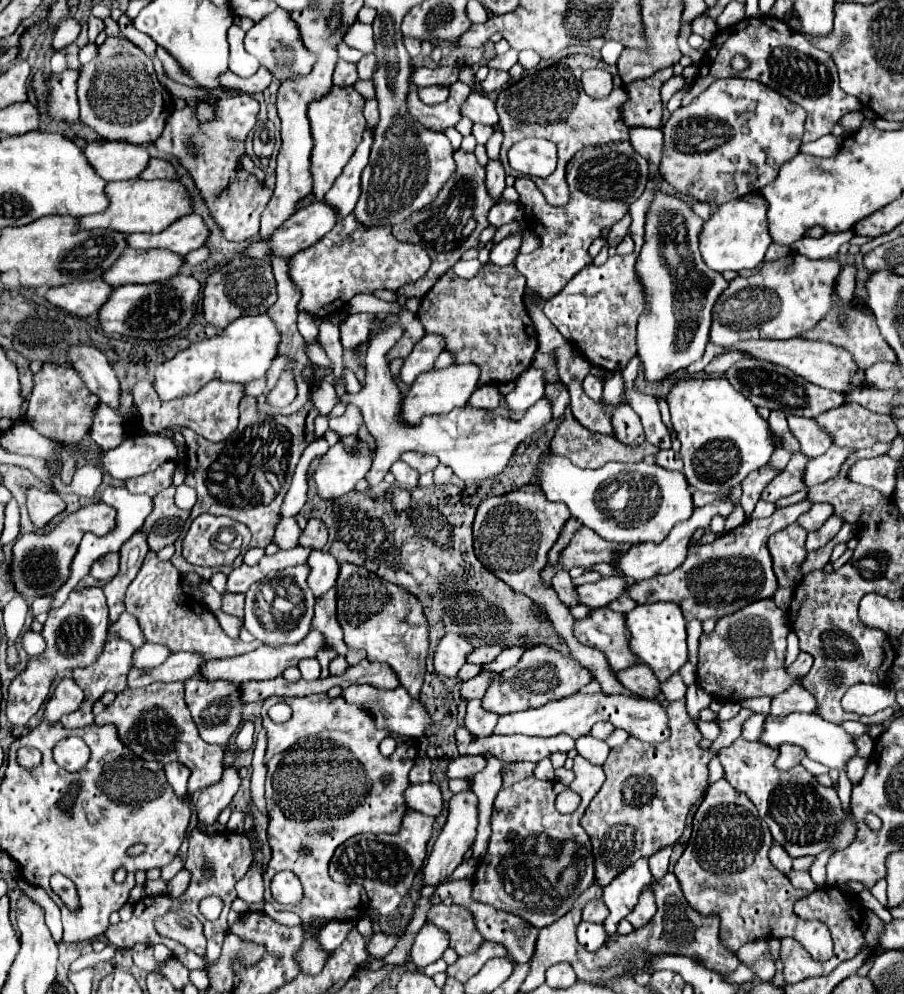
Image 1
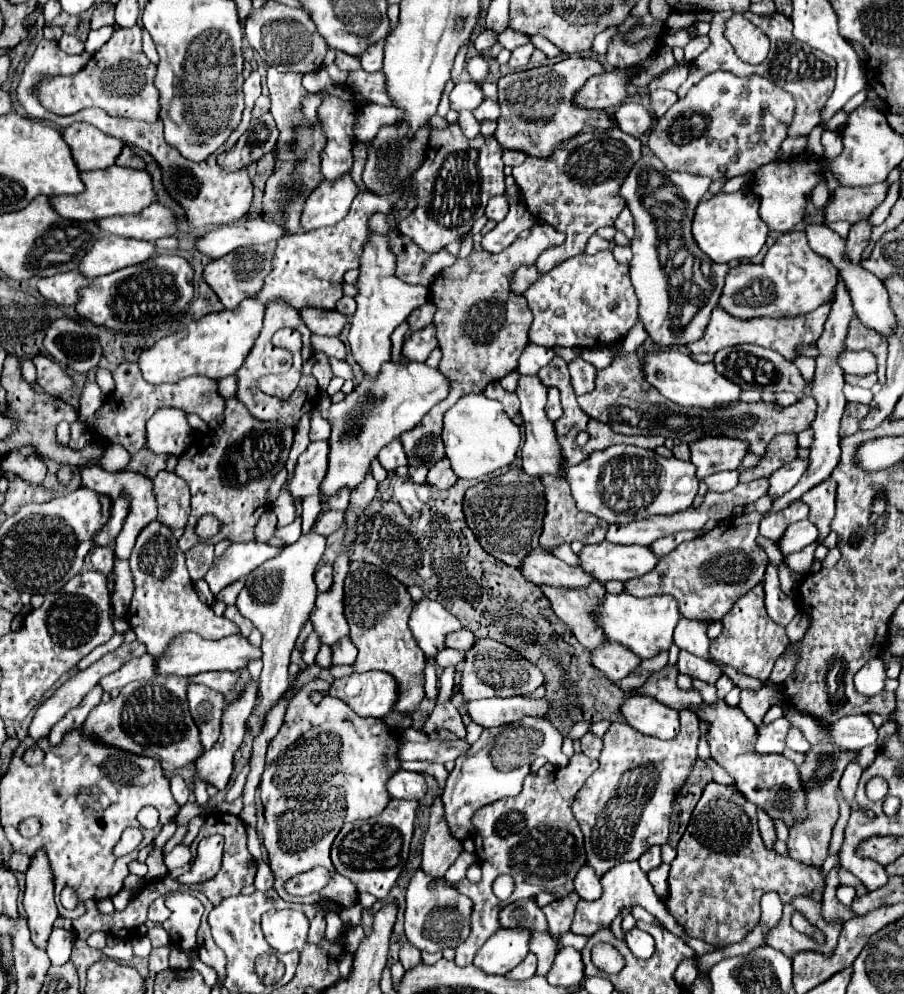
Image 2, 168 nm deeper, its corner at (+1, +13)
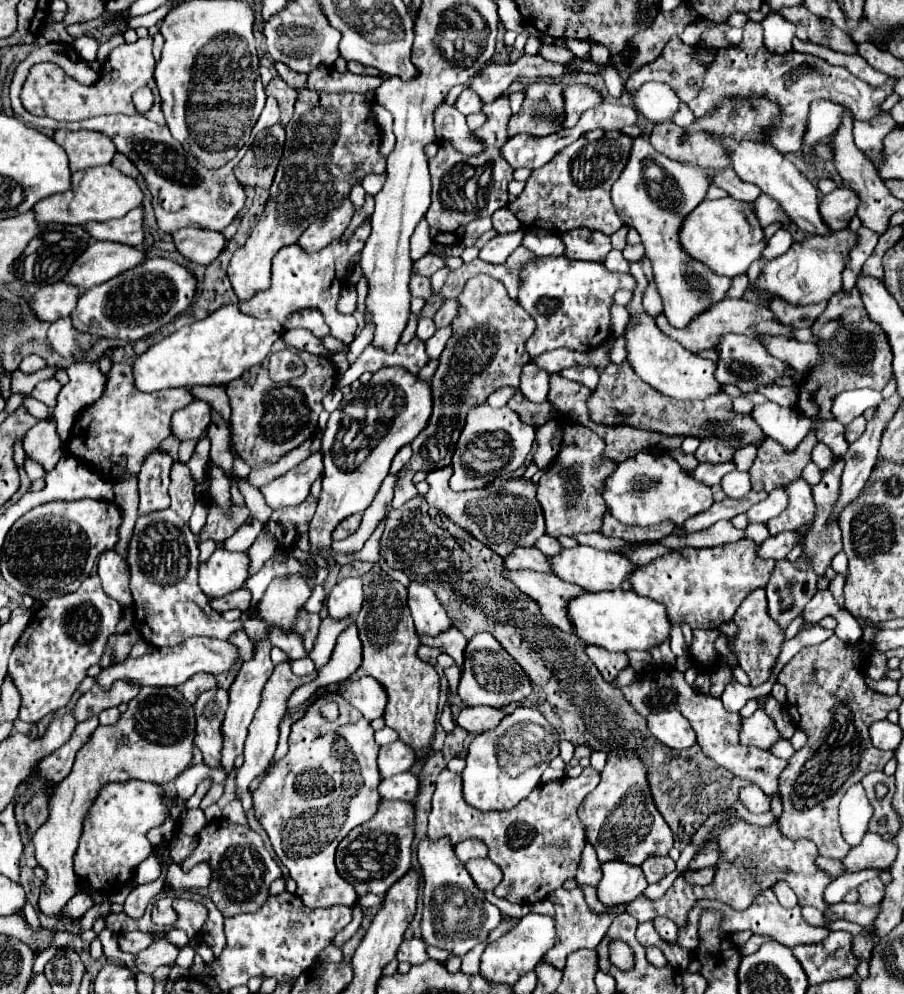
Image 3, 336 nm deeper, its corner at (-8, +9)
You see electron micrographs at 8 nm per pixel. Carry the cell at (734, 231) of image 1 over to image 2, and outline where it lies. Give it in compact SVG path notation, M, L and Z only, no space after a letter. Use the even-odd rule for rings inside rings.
M751 190L719 192L707 202L699 202L693 218L693 238L713 262L731 262L753 258L763 248L769 234L767 224L759 216L759 196Z

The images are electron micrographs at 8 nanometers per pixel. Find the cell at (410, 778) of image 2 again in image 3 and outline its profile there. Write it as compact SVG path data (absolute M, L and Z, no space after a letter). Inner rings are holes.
M404 772L404 774L396 774L392 778L384 778L378 784L378 794L384 800L406 800L406 802L414 802L416 794L418 794L420 782L414 774Z

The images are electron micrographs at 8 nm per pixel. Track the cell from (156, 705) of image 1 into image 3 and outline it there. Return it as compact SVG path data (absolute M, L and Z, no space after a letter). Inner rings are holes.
M140 688L138 696L128 702L128 710L114 726L98 726L92 738L76 756L74 768L60 784L52 788L48 820L36 830L36 860L48 872L40 892L40 910L56 914L78 892L78 878L72 870L72 858L82 836L82 820L90 804L110 782L148 780L164 784L174 780L192 762L194 746L194 706L184 700L176 688Z

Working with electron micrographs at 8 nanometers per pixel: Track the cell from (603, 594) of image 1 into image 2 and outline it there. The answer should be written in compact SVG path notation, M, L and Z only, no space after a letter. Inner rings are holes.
M541 548L531 552L519 570L527 580L533 580L535 584L549 584L553 588L585 588L585 584L595 582L593 576L581 572L581 568L567 566L557 560L557 556L551 556Z

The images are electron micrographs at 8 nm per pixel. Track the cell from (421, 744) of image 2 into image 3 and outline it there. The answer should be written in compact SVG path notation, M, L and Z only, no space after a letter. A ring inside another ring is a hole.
M396 740L388 746L380 746L378 752L378 772L382 778L400 774L410 770L410 766L414 764L414 752L410 746L406 746L404 742Z

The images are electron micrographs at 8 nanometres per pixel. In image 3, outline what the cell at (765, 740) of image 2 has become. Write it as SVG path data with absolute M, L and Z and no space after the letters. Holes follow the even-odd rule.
M758 708L750 718L742 718L742 732L740 732L740 742L742 744L752 744L762 750L768 750L774 742L780 740L780 734L774 726L774 722Z

